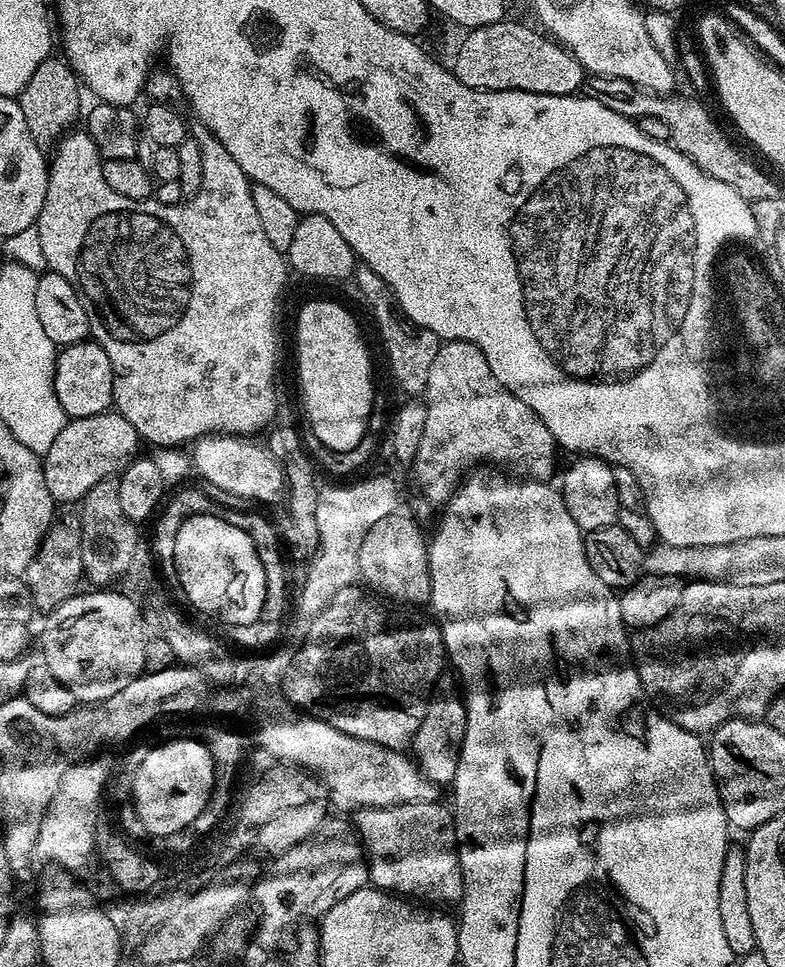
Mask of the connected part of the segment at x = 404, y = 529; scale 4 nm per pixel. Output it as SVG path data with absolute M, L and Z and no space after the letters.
M395 514L382 518L380 522L375 522L374 526L370 527L358 553L360 580L373 593L389 601L399 602L404 606L412 606L408 604L424 606L428 604L430 598L428 540L420 533L419 526L415 524L417 521L411 515L409 516Z

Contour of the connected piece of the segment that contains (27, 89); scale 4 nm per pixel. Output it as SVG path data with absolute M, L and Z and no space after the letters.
M53 54L34 70L30 82L21 90L18 103L22 110L22 118L26 118L26 127L30 134L34 134L34 142L48 150L55 145L56 141L73 127L76 115L80 112L80 92L82 84L68 61L59 55Z

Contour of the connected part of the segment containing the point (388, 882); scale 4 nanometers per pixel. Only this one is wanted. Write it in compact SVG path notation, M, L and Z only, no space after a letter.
M427 800L389 808L355 809L356 835L366 853L368 879L375 887L436 906L456 906L463 901L464 879L456 847L456 818L447 803L440 803Z

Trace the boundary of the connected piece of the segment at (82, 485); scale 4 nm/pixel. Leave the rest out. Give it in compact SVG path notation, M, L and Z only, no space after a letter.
M109 410L102 414L90 414L86 418L77 420L69 419L62 426L62 430L58 430L58 438L54 438L50 450L43 453L42 456L46 490L50 490L52 499L61 505L72 503L75 505L83 499L92 486L97 485L107 476L117 475L124 465L137 455L136 447L141 447L141 444L140 435L134 430L134 426L130 426L130 422L126 422L126 418L122 418L120 413L115 410Z

